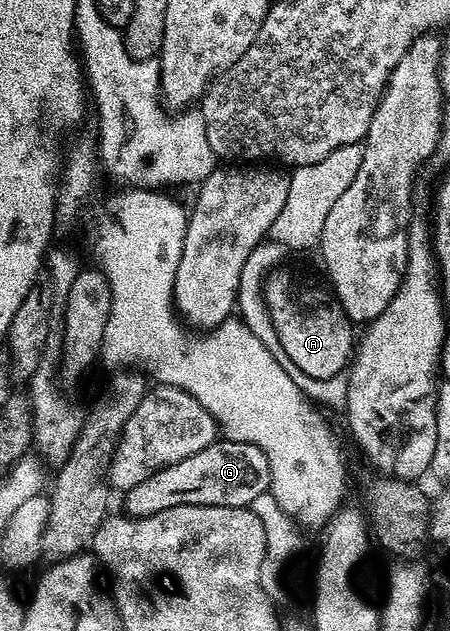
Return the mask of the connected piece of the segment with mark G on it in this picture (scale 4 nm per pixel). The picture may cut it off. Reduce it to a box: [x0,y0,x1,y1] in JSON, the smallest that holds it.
[125,440,269,518]

